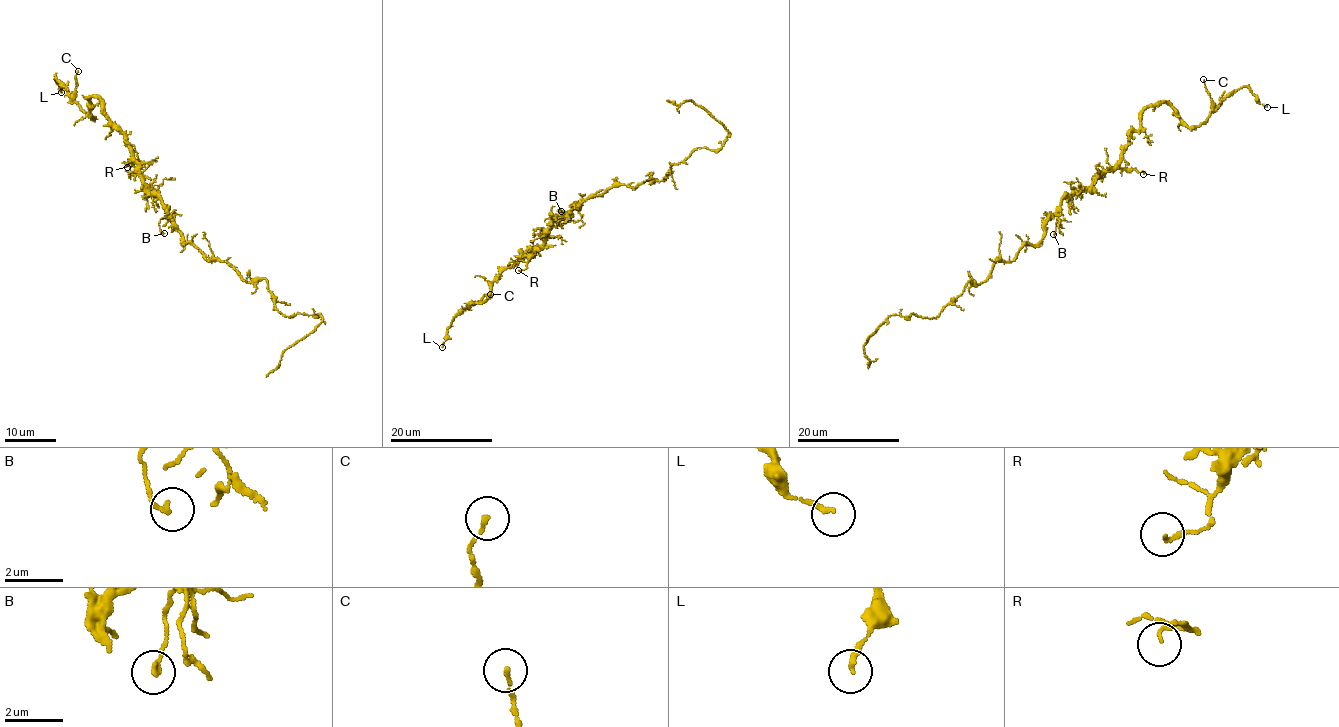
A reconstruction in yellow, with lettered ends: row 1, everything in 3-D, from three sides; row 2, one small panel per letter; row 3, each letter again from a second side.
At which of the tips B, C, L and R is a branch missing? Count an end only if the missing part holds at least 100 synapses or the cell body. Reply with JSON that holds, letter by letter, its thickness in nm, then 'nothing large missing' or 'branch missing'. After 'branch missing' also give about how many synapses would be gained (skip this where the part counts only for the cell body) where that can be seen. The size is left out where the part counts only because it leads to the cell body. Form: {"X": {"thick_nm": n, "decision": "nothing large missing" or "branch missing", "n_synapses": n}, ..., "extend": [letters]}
{"B": {"thick_nm": 140, "decision": "nothing large missing"}, "C": {"thick_nm": 120, "decision": "nothing large missing"}, "L": {"thick_nm": 150, "decision": "nothing large missing"}, "R": {"thick_nm": 100, "decision": "nothing large missing"}, "extend": []}

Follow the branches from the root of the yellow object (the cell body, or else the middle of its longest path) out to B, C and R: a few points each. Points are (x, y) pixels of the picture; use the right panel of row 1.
B: (1045, 227), (1055, 216), (1058, 217), (1053, 234)
C: (1045, 227), (1061, 201), (1118, 162), (1146, 108), (1166, 103), (1189, 127), (1205, 122), (1212, 98), (1203, 79)
R: (1045, 227), (1061, 201), (1081, 193), (1102, 174), (1121, 167), (1143, 174)

